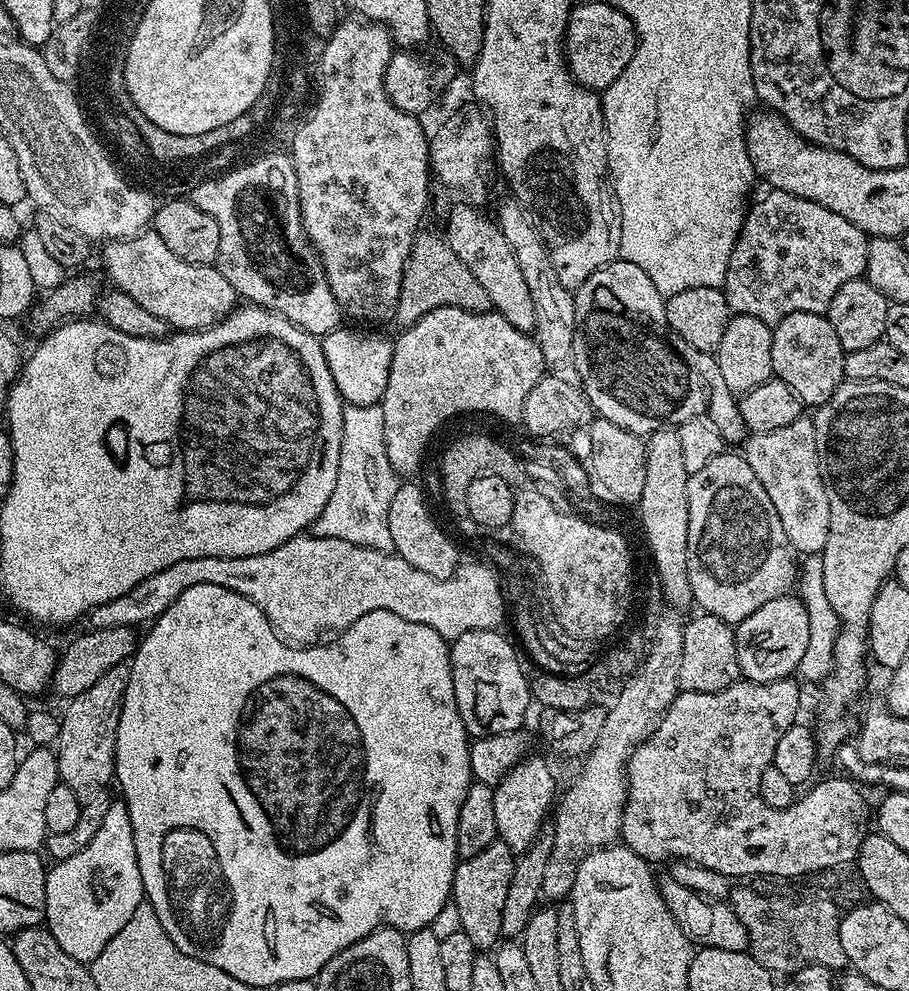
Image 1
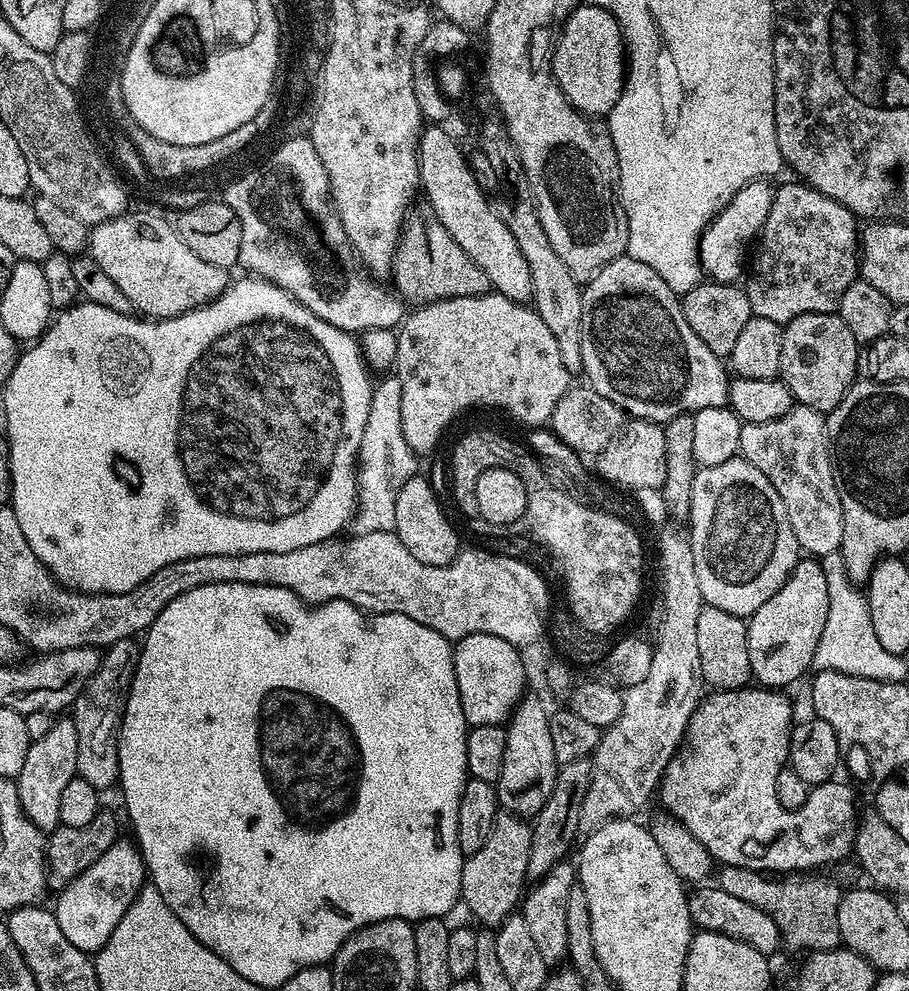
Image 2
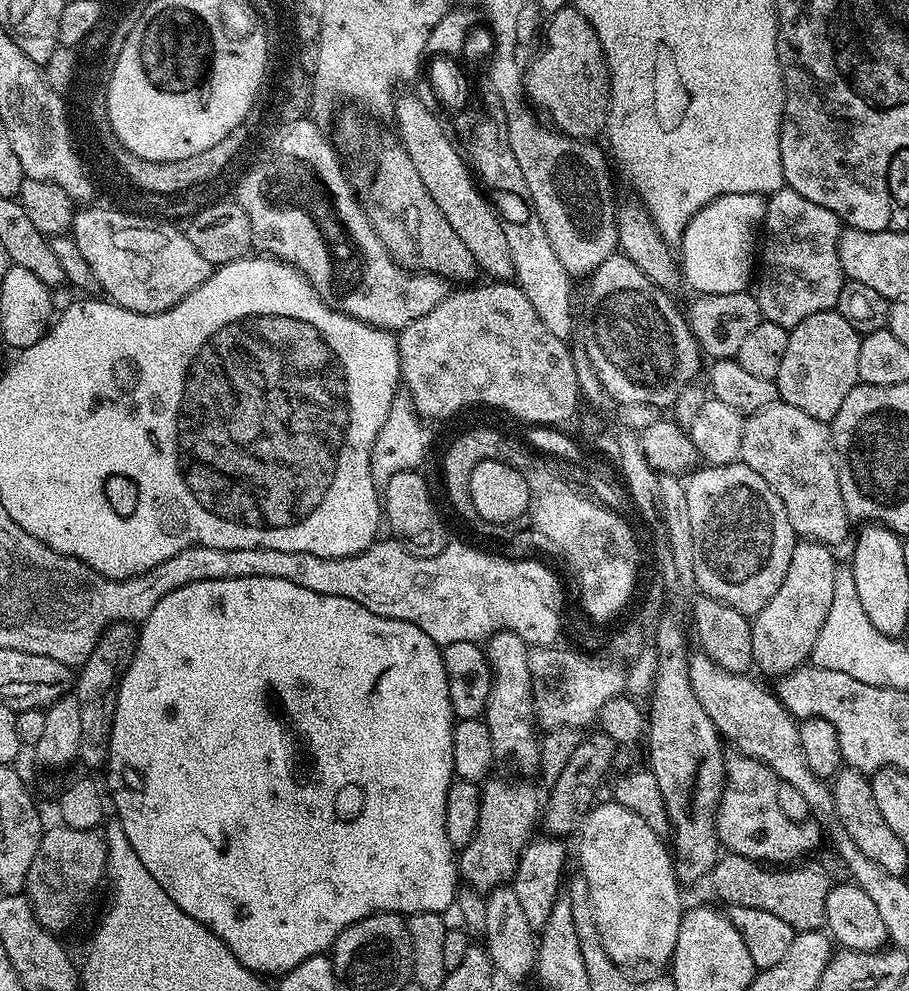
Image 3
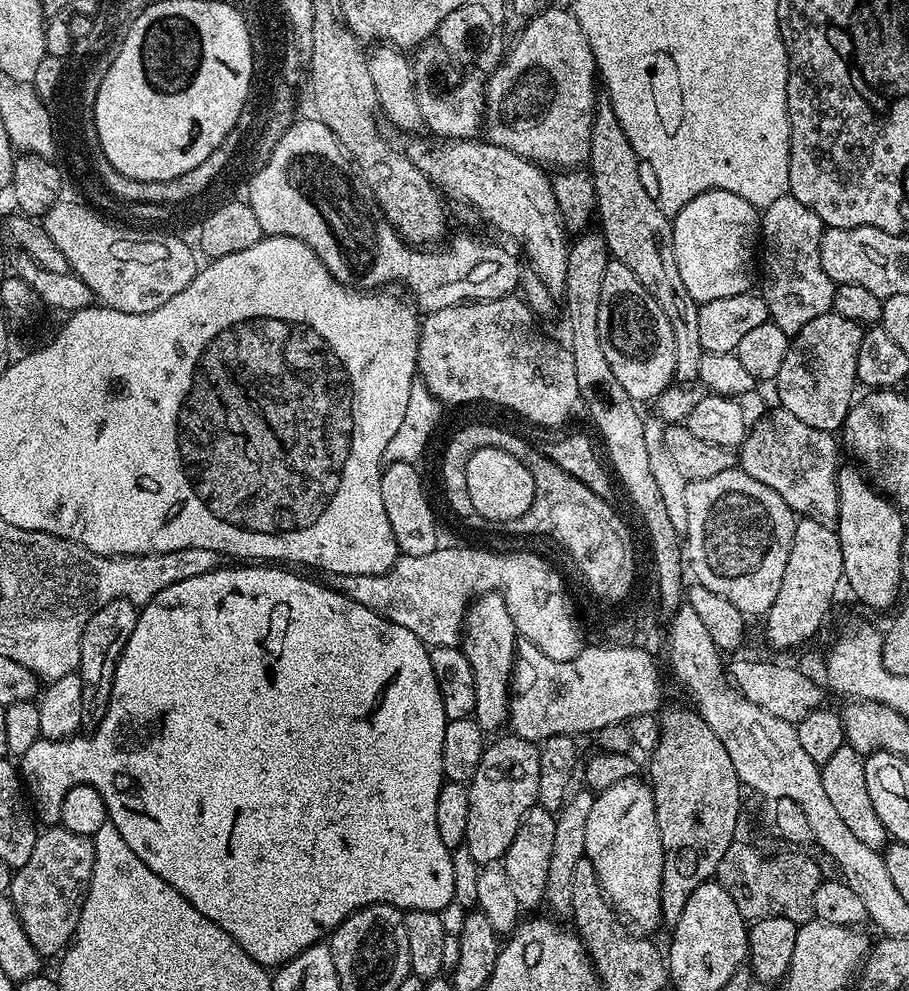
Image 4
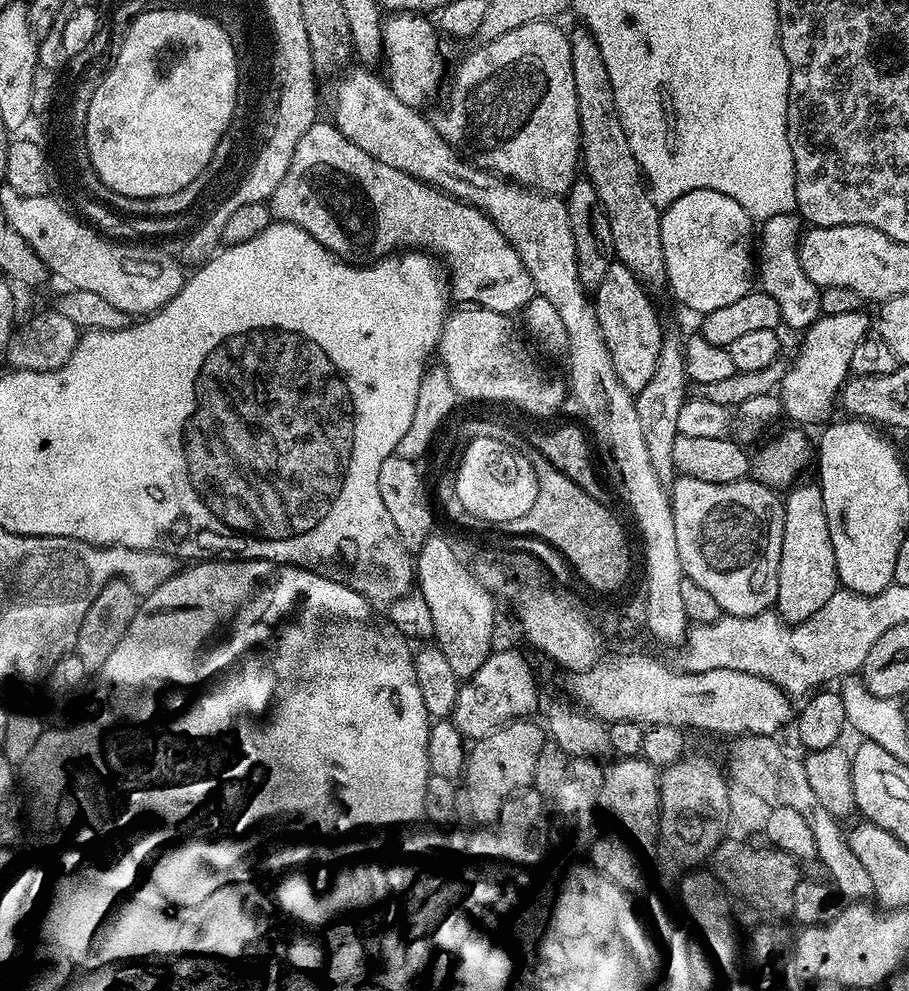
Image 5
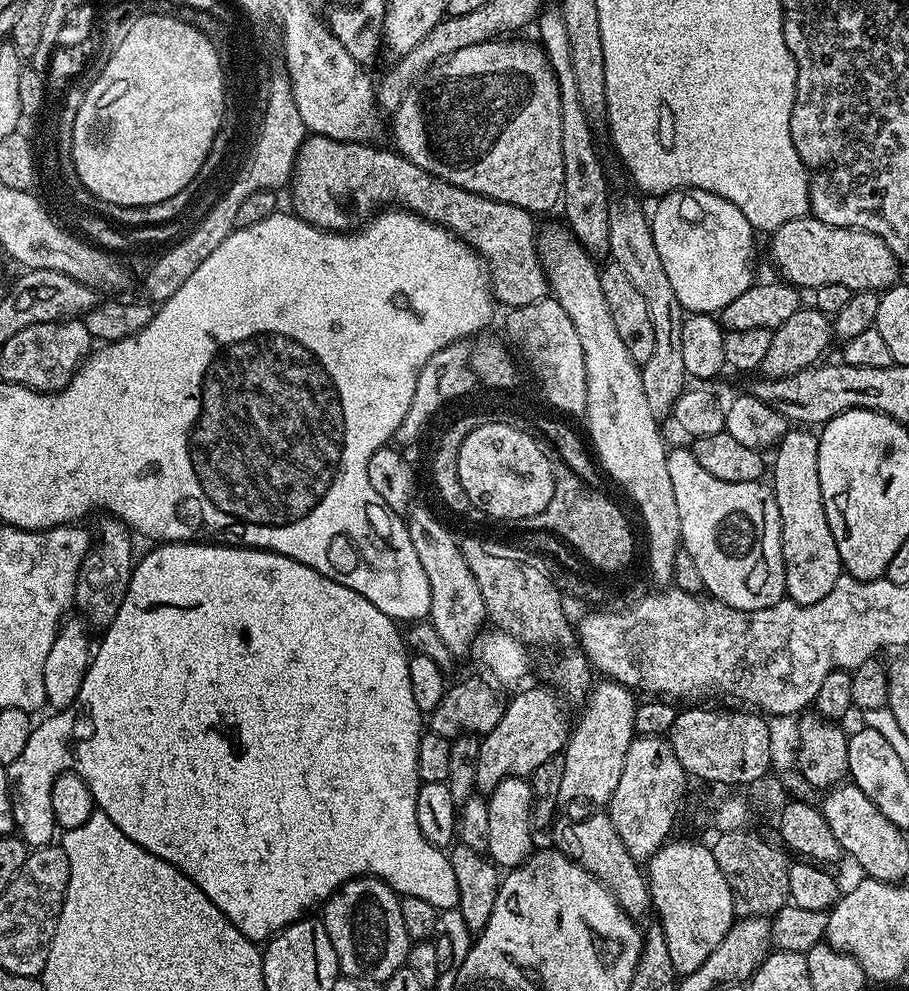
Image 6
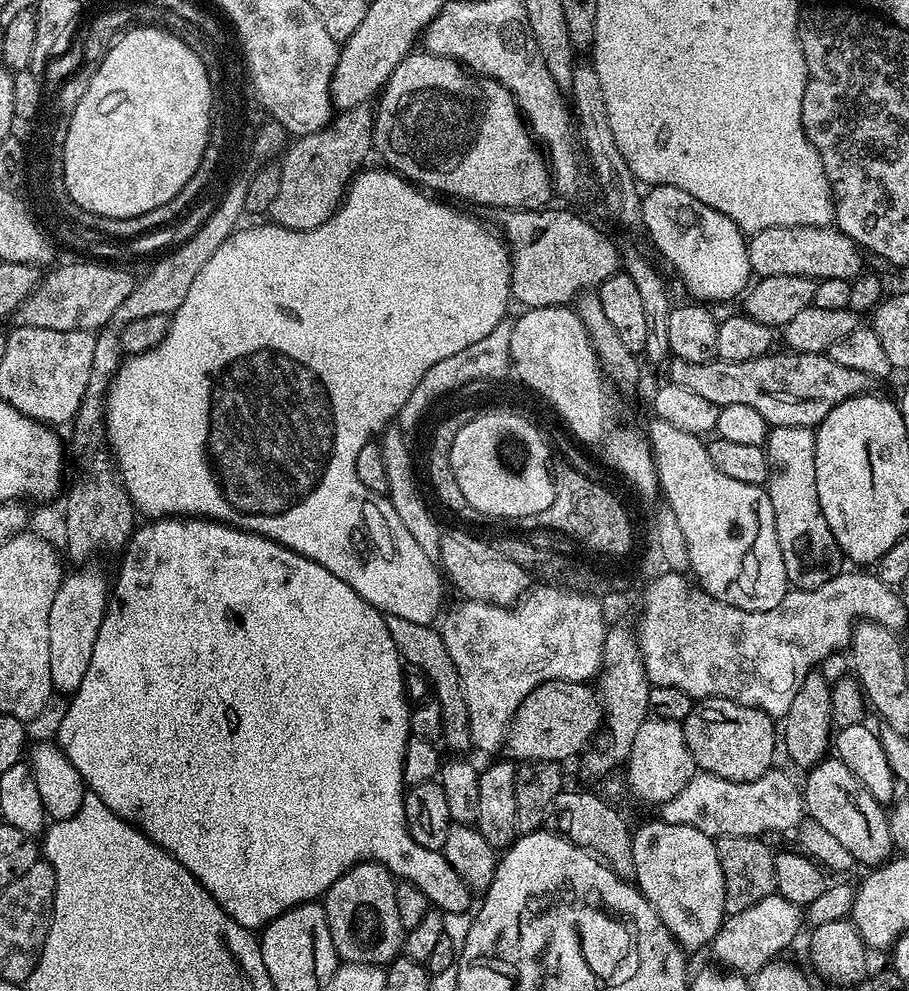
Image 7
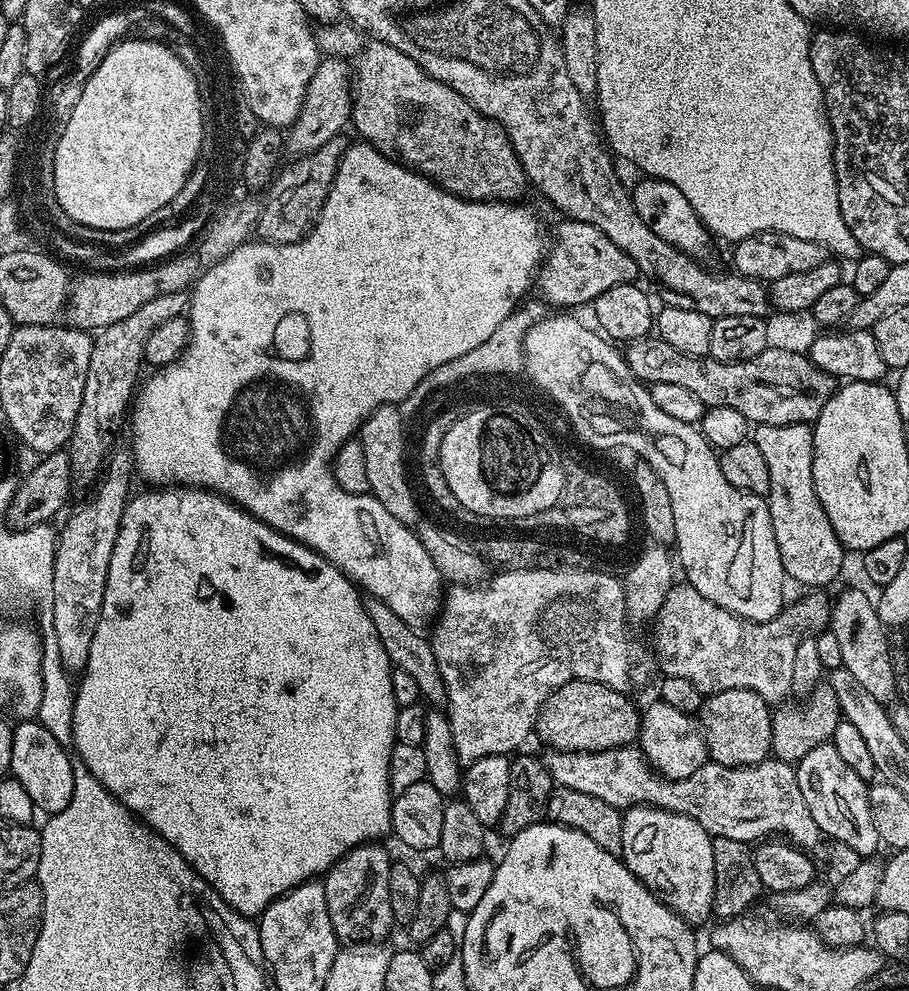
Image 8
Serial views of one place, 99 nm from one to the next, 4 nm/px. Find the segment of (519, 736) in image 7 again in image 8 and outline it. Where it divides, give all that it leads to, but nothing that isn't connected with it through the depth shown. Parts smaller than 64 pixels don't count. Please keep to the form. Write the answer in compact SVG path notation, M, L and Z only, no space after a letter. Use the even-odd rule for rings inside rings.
M572 680L544 703L536 720L535 735L557 752L597 752L611 748L627 748L640 739L641 709L632 705L631 695L605 684L589 680Z

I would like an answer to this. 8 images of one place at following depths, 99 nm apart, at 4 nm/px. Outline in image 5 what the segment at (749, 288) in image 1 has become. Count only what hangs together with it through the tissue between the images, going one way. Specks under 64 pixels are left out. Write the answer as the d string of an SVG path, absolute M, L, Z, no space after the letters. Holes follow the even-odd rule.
M795 211L778 214L763 221L758 228L758 284L780 304L783 327L806 330L821 316L820 294L822 289L806 276L800 261L802 220Z

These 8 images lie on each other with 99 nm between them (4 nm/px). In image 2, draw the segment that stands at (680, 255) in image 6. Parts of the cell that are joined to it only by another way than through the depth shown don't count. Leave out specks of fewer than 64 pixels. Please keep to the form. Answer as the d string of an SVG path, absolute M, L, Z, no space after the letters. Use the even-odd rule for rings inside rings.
M771 179L750 182L742 186L742 190L732 196L732 201L708 223L708 229L700 236L700 267L709 281L730 284L745 275L750 249L764 228L775 193L776 188Z

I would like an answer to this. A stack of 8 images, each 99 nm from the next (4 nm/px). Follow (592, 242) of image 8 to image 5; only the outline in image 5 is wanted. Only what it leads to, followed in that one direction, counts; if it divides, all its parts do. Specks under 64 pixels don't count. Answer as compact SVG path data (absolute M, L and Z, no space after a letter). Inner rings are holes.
M331 122L312 124L302 134L298 144L294 146L293 158L294 168L289 168L292 174L288 176L288 180L286 180L286 174L283 175L282 182L278 182L278 188L272 194L270 201L272 215L277 221L293 224L306 230L306 234L310 234L310 238L314 238L335 256L340 257L346 252L348 242L344 240L342 232L334 226L332 218L322 208L322 204L316 200L312 190L306 188L306 184L302 182L302 170L312 166L314 162L326 162L326 164L342 168L350 174L356 174L360 178L360 182L364 184L358 188L362 190L362 200L366 200L366 224L370 224L370 228L372 228L372 232L366 232L368 262L370 262L370 254L376 248L376 244L380 244L384 240L384 248L389 254L395 253L397 250L427 250L431 255L443 261L446 265L447 275L450 277L451 295L455 299L457 296L460 302L471 302L482 308L516 314L532 301L533 296L537 295L536 287L526 266L522 266L522 258L518 258L518 250L514 250L514 246L504 237L502 230L482 209L467 204L464 200L454 198L449 192L443 192L442 189L422 182L402 170L394 170L394 166L386 166L386 162L378 162L378 158L370 158L370 154L366 154L366 150L358 150L358 146L354 146L354 142L350 142L350 138L343 136L336 129L335 124Z

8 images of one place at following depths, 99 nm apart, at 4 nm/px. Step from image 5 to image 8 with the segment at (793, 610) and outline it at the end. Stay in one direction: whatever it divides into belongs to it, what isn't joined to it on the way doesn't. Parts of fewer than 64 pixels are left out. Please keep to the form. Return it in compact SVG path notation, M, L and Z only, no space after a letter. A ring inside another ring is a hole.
M787 424L786 426L755 425L751 429L750 439L756 443L758 450L766 458L766 467L770 470L770 490L767 494L770 522L774 526L774 538L778 542L778 554L782 554L784 575L789 581L797 580L805 584L805 589L820 590L840 572L844 564L846 549L841 544L838 534L834 534L834 526L830 526L830 518L826 518L826 510L822 510L822 502L818 502L818 494L814 490L814 442L812 429L807 424Z

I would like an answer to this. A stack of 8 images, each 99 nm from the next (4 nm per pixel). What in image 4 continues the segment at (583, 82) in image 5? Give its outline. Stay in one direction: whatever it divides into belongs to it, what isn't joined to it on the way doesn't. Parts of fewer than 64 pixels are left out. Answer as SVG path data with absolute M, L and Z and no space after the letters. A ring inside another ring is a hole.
M604 98L597 99L596 110L592 114L587 167L596 190L598 228L608 243L611 259L622 262L631 270L634 278L638 278L638 282L642 282L644 289L652 295L654 302L662 306L662 314L666 314L666 319L670 321L670 330L674 330L672 366L675 383L697 383L705 353L702 342L698 342L700 305L690 298L678 271L669 213L660 209L659 199L650 188L648 193L644 176L640 173L642 161L634 146L630 146L630 138L626 138L626 130L622 130L618 114L614 114L614 106Z

